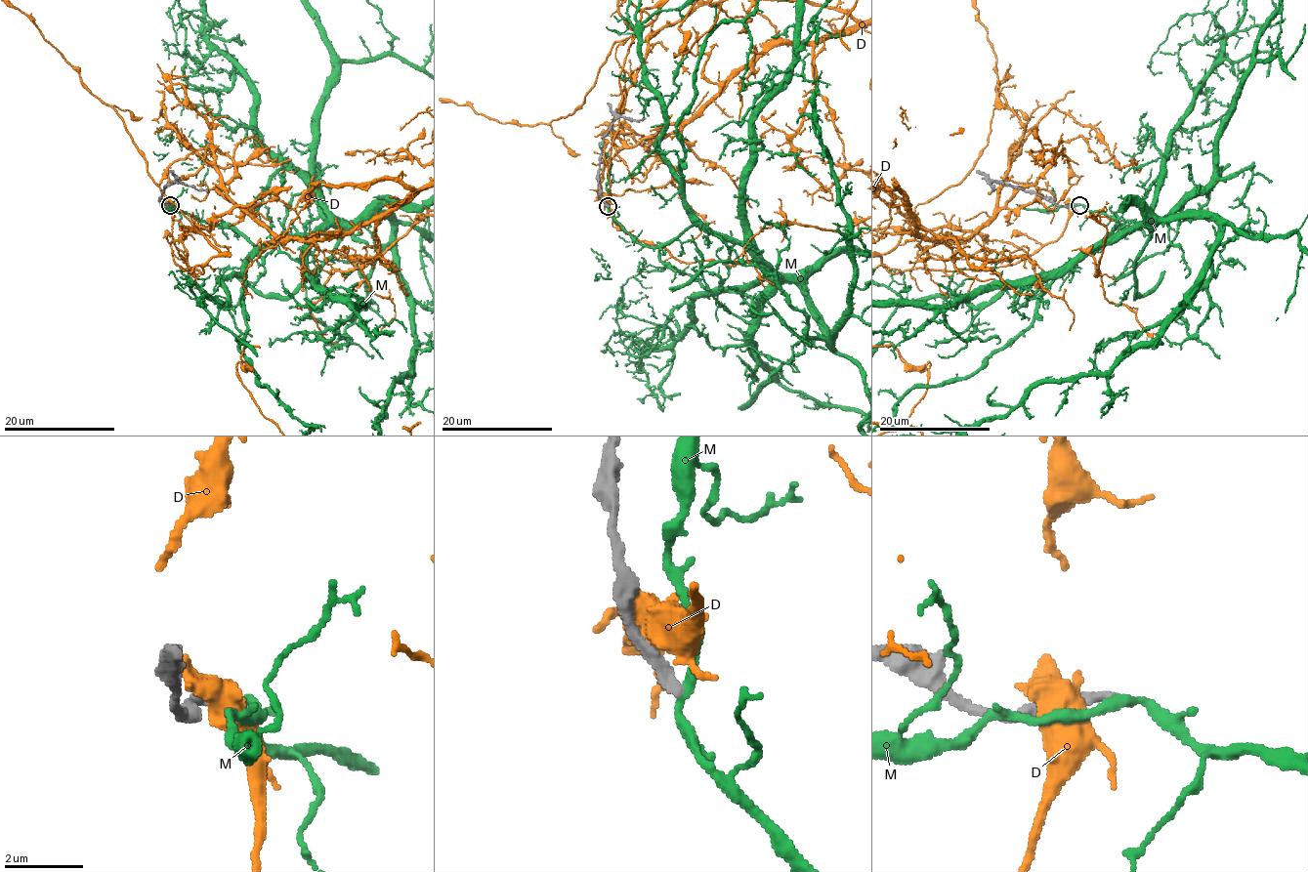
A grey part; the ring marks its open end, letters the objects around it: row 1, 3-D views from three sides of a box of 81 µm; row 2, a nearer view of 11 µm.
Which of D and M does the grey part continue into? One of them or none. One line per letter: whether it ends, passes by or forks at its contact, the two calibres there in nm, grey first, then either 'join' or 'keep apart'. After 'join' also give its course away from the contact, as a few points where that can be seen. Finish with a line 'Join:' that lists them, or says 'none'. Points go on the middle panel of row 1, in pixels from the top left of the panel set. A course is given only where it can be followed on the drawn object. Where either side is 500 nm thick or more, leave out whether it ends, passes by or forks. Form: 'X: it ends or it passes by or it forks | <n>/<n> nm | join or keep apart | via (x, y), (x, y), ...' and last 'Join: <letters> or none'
D: 260/550 nm | keep apart
M: it passes by | 260/220 nm | keep apart
Join: none

